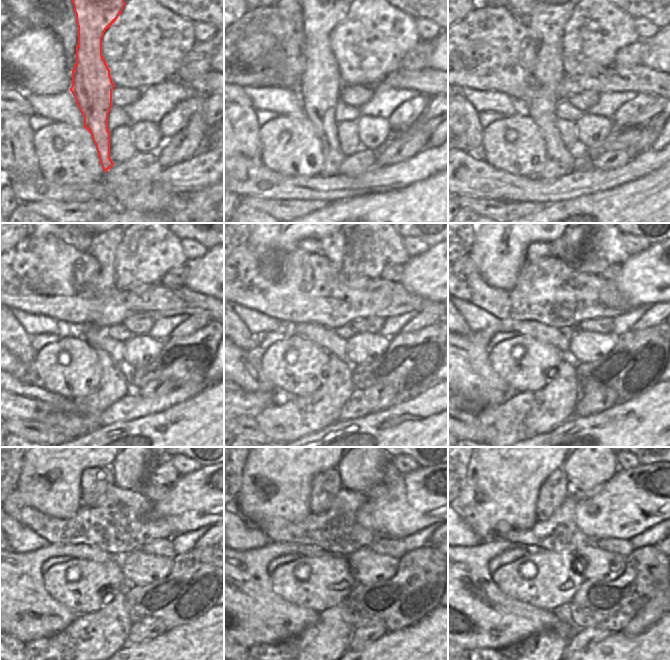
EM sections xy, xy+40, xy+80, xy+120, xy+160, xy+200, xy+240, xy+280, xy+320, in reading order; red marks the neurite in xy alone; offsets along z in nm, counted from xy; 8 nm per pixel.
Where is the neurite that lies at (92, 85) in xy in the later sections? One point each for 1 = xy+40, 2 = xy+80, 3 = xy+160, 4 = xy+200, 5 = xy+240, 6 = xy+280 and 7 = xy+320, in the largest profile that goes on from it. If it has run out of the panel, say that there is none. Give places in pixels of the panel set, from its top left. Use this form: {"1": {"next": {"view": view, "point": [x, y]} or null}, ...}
{"1": {"next": {"view": "xy+40", "point": [319, 88]}}, "2": {"next": {"view": "xy+80", "point": [547, 20]}}, "3": {"next": {"view": "xy+160", "point": [293, 418]}}, "4": {"next": {"view": "xy+200", "point": [525, 415]}}, "5": {"next": {"view": "xy+240", "point": [95, 637]}}, "6": {"next": {"view": "xy+280", "point": [323, 643]}}, "7": {"next": {"view": "xy+320", "point": [543, 650]}}}

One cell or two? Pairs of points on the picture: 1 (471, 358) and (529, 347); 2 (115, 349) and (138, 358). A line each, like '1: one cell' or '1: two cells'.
1: two cells
2: two cells

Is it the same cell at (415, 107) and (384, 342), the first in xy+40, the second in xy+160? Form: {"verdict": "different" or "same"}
{"verdict": "different"}

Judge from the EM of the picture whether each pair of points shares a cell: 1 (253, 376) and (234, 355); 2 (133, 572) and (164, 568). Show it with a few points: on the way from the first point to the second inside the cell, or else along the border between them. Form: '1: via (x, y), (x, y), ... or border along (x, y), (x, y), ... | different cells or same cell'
1: via (248, 371), (237, 360) | same cell
2: via (141, 569), (156, 568) | same cell

